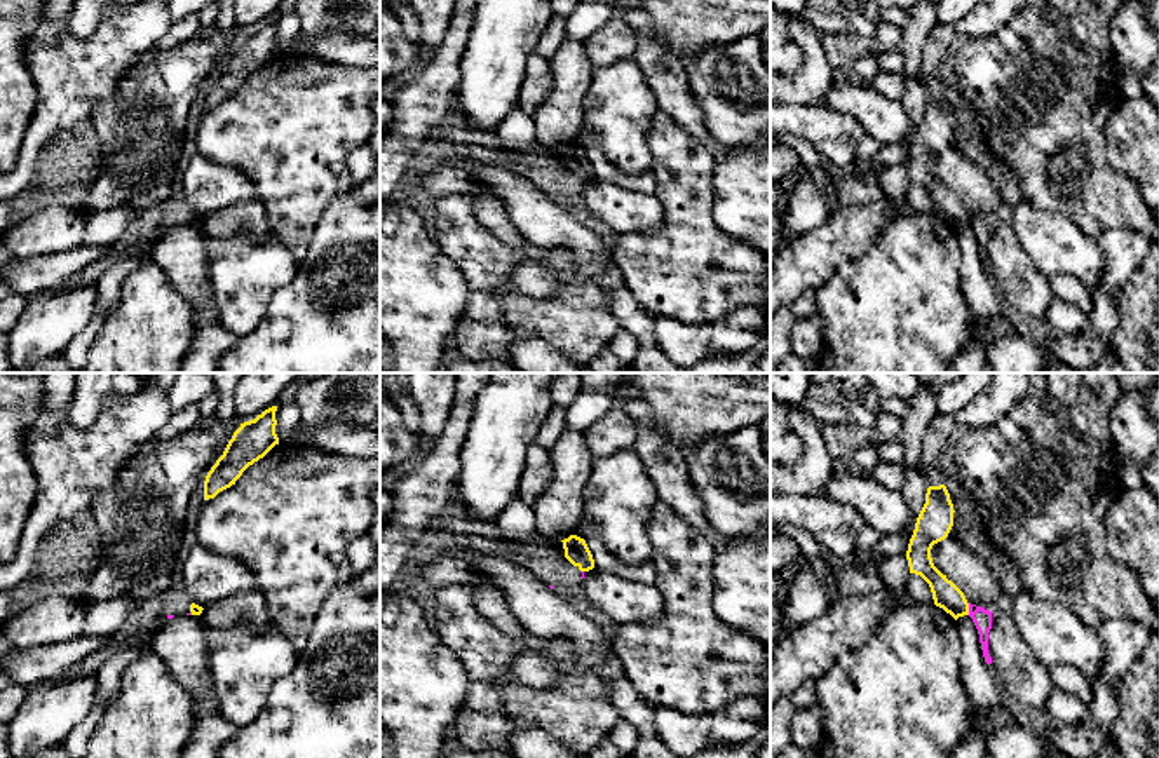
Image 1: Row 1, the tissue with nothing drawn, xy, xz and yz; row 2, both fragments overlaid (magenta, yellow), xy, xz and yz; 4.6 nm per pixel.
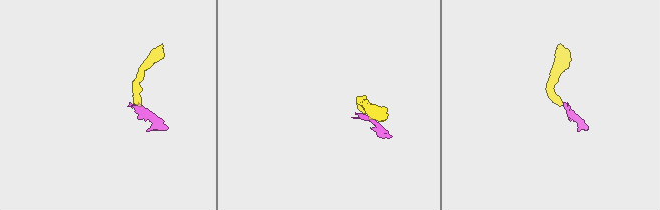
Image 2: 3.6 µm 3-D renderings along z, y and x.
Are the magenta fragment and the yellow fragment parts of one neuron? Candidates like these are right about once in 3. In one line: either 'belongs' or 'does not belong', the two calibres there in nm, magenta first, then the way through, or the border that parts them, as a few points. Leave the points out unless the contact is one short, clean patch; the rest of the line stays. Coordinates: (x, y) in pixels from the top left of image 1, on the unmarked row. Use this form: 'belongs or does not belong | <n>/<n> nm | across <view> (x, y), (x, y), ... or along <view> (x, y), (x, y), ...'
does not belong | 90/120 nm | along yz (968, 213), (969, 223)

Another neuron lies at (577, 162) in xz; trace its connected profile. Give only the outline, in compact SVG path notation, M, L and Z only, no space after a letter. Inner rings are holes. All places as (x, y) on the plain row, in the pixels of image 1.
M570 145L561 150L565 159L565 167L577 176L580 181L589 181L594 178L593 164L584 148Z

